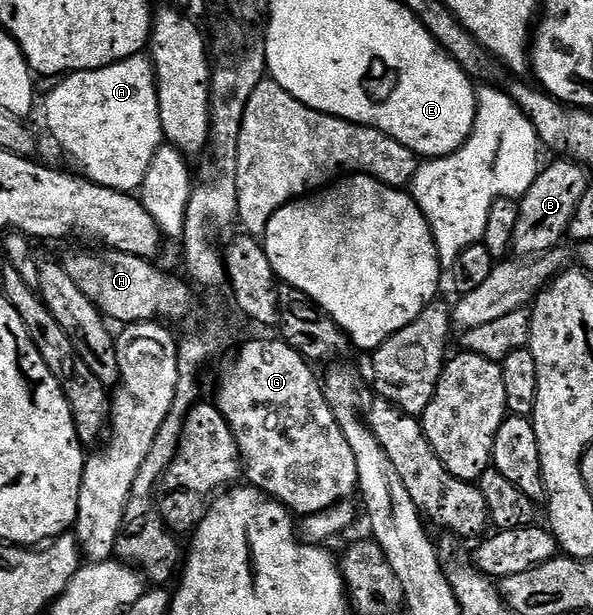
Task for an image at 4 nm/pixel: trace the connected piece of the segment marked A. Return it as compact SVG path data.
M148 56L128 57L102 69L62 76L45 99L45 125L50 135L88 181L120 193L140 190L152 157L163 144L157 76Z

